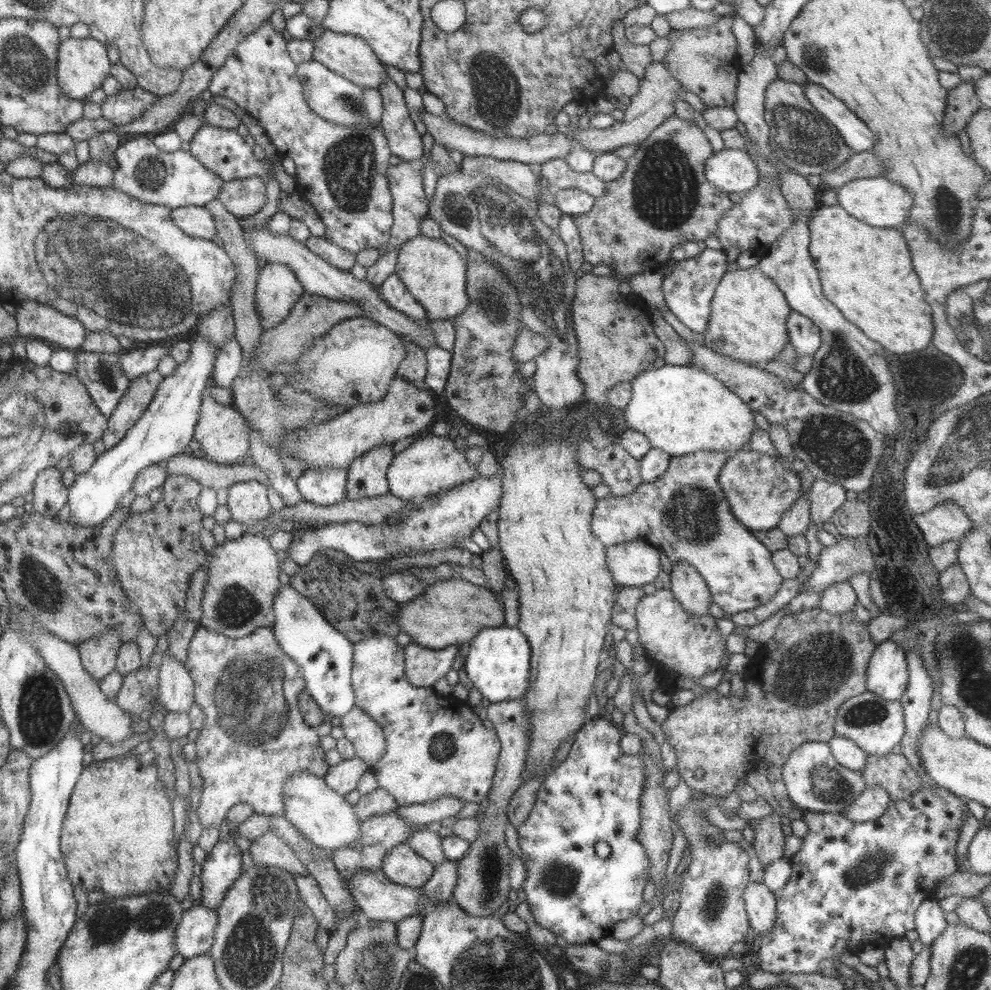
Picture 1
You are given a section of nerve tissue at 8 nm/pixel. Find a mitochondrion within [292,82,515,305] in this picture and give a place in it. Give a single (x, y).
(348, 168)

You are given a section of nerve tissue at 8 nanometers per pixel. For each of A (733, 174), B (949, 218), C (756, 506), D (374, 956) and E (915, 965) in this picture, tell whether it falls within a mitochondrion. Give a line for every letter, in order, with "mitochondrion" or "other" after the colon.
A: other
B: mitochondrion
C: other
D: mitochondrion
E: other

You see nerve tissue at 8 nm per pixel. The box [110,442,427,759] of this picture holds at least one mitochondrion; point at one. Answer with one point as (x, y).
(251, 692)

